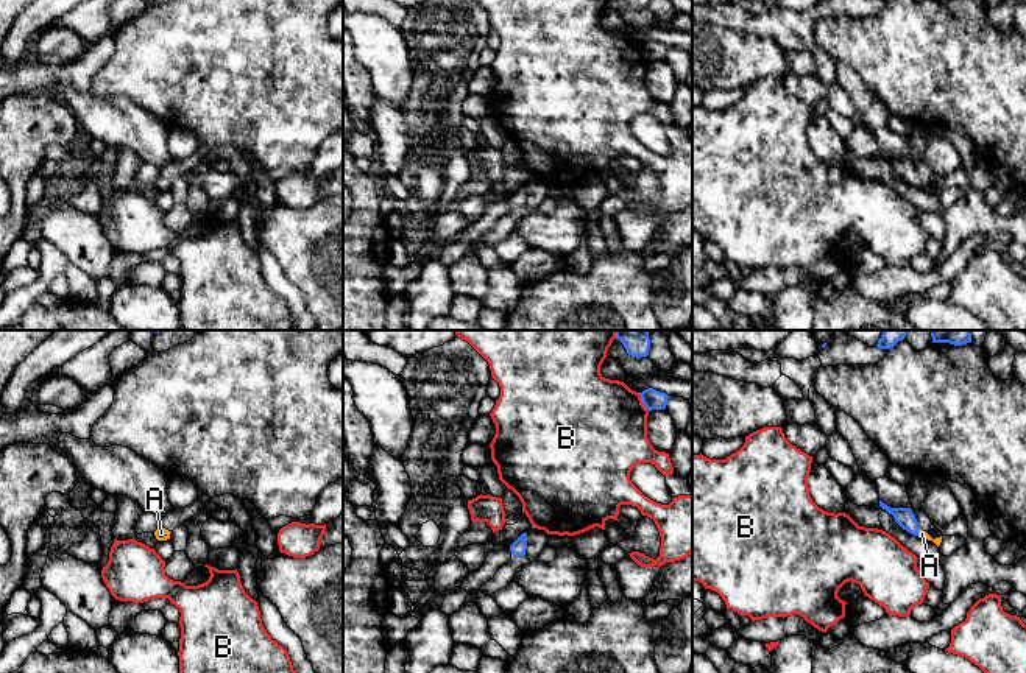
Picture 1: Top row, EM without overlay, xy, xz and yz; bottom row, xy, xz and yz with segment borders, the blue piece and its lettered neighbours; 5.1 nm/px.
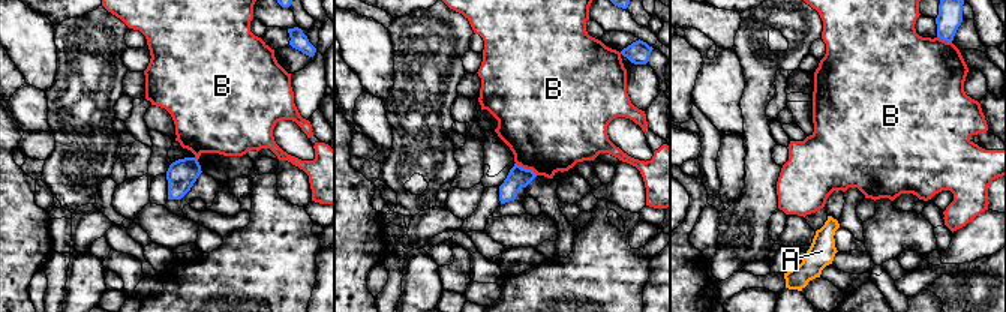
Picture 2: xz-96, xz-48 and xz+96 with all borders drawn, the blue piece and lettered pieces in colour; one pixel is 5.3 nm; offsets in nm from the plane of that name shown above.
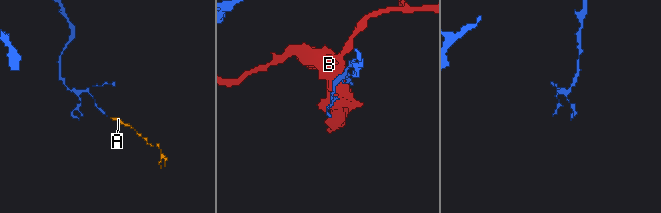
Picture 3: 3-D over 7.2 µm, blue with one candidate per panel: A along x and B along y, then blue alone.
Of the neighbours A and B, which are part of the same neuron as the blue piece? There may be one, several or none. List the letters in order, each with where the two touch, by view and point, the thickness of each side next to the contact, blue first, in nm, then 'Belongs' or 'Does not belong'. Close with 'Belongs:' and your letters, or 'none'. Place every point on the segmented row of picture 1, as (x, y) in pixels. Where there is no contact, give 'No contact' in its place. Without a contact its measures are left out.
A: Touches blue at yz (917, 532). Thickness 100 nm (blue) against 40 nm. Belongs
B: Touches blue at xz (643, 402). Thickness 110 nm (blue) against 480 nm. Does not belong
Belongs: A

